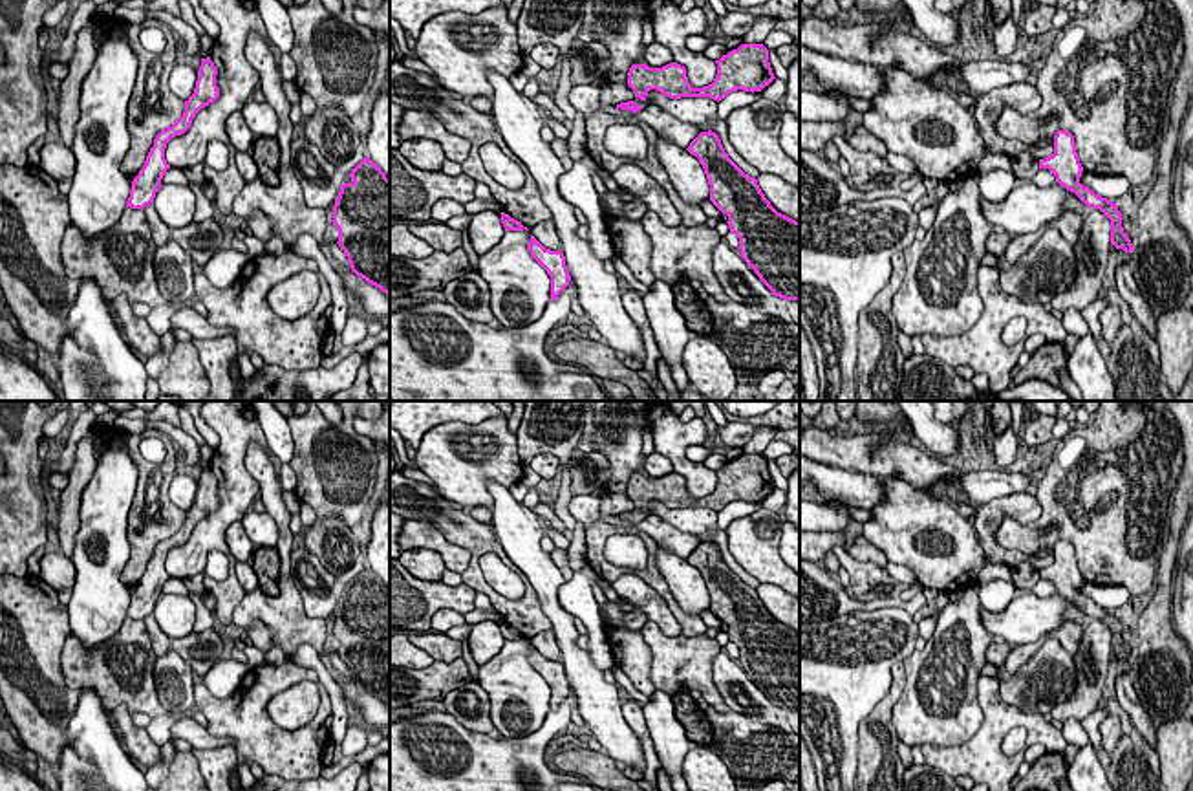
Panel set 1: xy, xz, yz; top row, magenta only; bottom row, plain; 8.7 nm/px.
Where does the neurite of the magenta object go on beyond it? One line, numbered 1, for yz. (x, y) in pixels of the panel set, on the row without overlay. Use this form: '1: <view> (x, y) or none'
1: none

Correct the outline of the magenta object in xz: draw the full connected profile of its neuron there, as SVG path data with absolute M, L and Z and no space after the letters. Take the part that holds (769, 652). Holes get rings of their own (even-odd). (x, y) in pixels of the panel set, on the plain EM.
M701 542L686 560L703 575L710 612L728 626L741 668L772 705L800 710L800 632L770 615L758 590L728 568L715 542Z

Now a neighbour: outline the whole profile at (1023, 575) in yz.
M1019 562L1010 568L1012 584L1017 591L1030 591L1039 580L1039 571L1032 568L1028 562Z

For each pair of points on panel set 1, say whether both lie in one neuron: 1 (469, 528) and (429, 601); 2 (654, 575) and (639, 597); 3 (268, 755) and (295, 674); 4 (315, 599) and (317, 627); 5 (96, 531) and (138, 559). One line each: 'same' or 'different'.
1: different
2: different
3: same
4: different
5: different

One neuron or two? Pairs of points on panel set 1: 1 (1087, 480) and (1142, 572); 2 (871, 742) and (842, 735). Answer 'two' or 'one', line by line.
1: one
2: two

